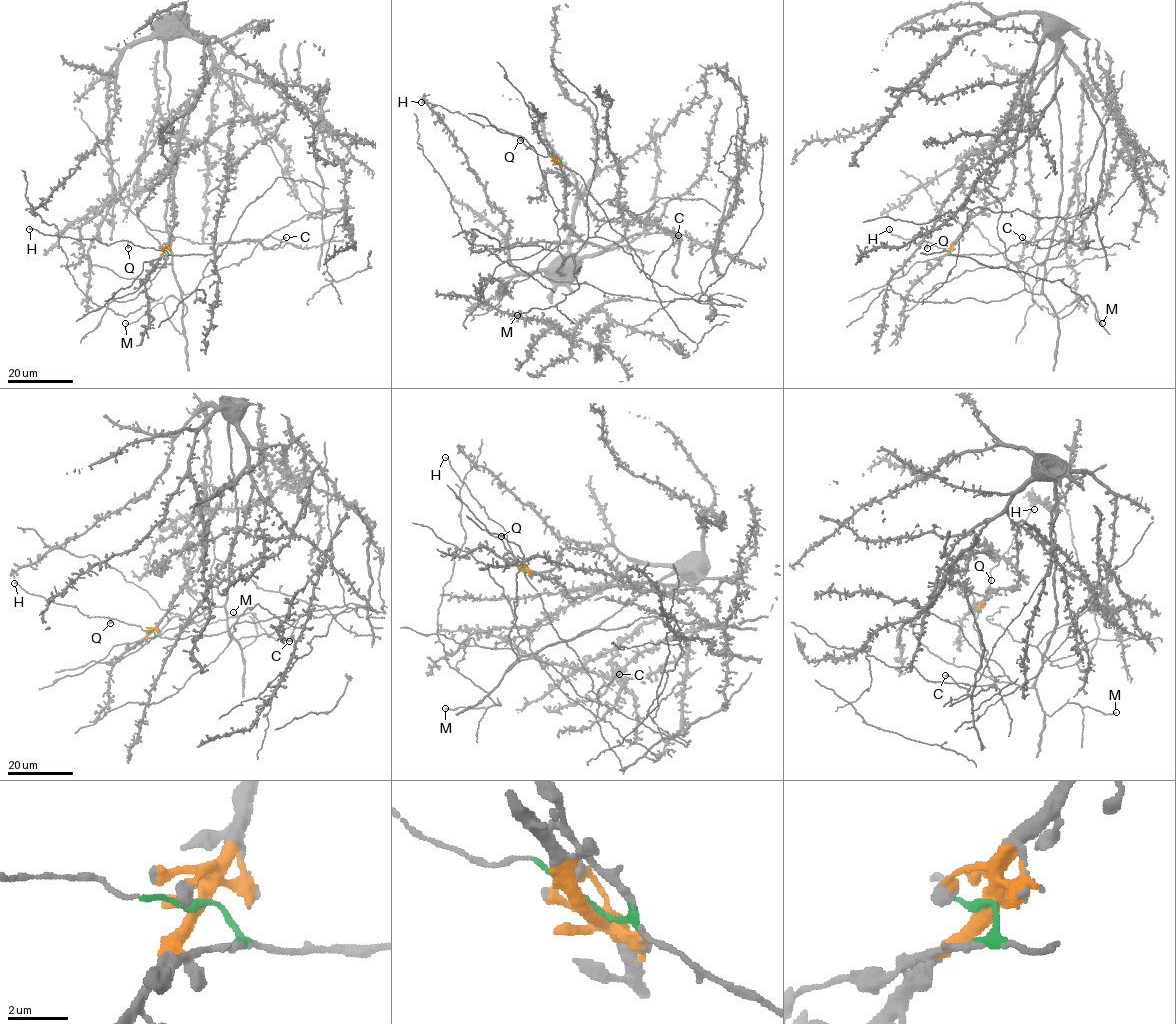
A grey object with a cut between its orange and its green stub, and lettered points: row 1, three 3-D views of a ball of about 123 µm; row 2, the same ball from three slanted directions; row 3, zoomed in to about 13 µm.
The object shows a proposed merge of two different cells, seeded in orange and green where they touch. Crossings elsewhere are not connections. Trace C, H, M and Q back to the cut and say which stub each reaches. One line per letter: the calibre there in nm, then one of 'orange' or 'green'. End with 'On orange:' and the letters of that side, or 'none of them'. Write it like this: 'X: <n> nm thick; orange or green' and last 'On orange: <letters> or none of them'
C: 280 nm thick; green
H: 180 nm thick; green
M: 220 nm thick; orange
Q: 500 nm thick; green
On orange: M

